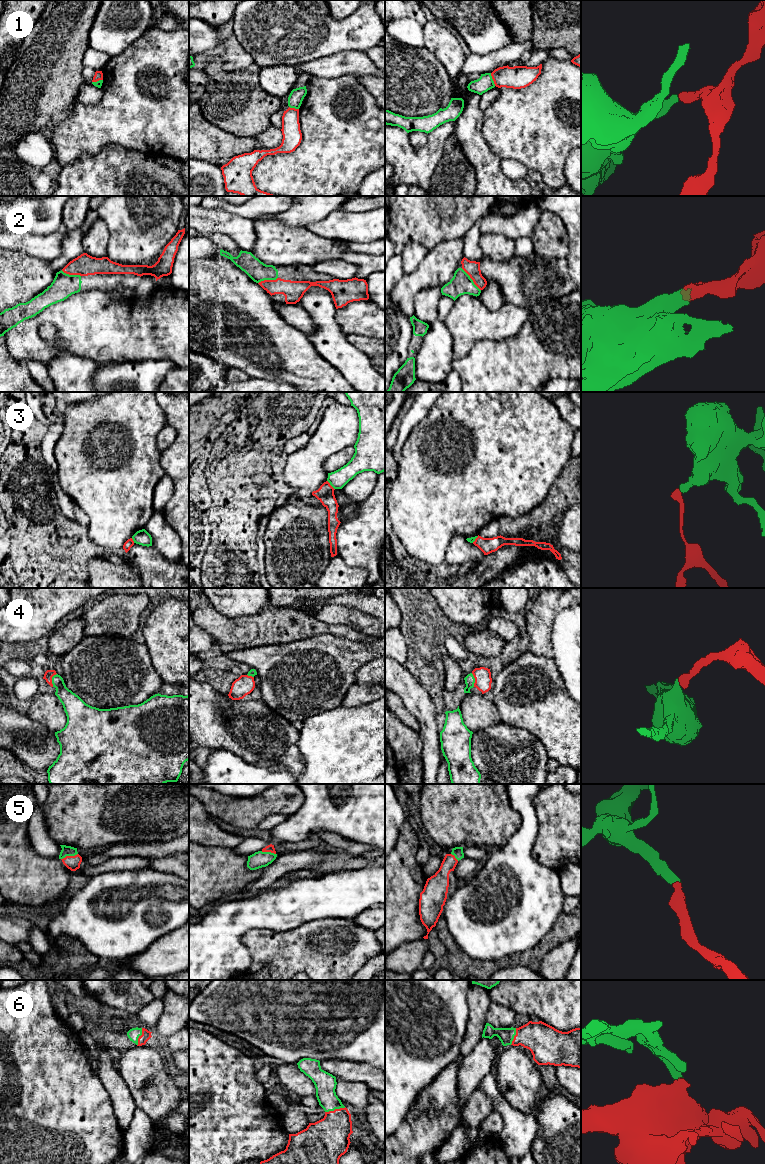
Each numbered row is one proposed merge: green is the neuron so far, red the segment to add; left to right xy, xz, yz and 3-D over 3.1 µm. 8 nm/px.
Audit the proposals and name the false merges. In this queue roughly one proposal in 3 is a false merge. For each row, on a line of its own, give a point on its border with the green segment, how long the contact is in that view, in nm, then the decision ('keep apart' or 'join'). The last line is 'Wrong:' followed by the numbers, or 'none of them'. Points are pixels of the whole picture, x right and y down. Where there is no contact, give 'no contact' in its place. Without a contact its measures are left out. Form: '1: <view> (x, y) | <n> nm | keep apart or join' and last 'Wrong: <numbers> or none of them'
1: yz (492, 79) | 110 nm | keep apart
2: yz (471, 279) | 240 nm | join
3: xz (330, 484) | 100 nm | keep apart
4: xy (52, 680) | 120 nm | join
5: xy (69, 855) | 140 nm | join
6: xz (335, 1108) | 170 nm | join
Wrong: 1, 3

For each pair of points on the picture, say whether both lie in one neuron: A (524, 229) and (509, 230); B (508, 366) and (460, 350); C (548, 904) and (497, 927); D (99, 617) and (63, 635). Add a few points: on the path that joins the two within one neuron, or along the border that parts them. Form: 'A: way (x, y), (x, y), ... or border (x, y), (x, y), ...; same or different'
A: way (520, 229), (513, 229); same
B: border (488, 340), (478, 340), (463, 357), (454, 359); different
C: way (535, 904), (523, 904), (510, 915); same
D: border (79, 616), (85, 623), (85, 635); different

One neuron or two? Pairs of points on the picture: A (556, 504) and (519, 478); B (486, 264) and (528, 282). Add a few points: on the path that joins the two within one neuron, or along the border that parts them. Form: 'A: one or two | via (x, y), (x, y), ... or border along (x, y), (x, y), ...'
A: two | border along (558, 476), (546, 495), (528, 512)
B: one | via (496, 272), (518, 277)

